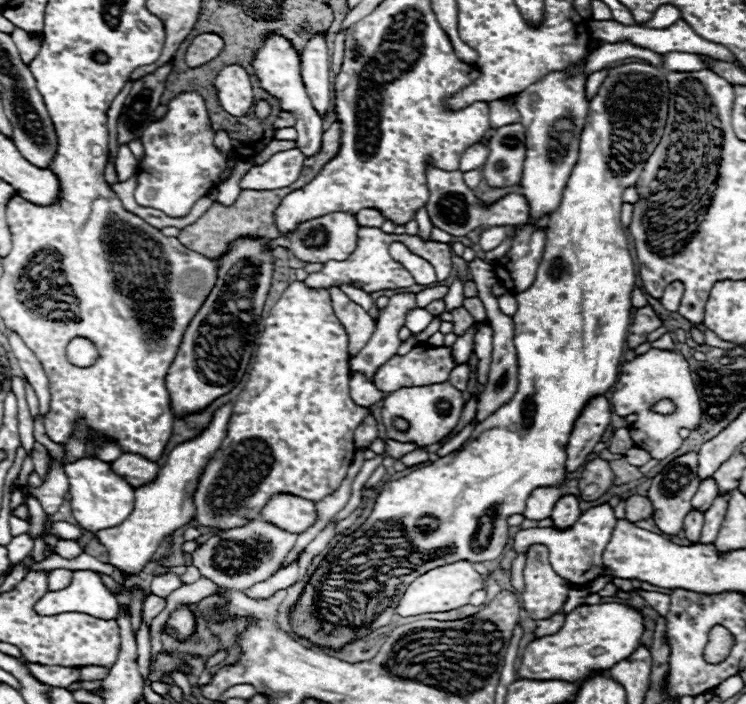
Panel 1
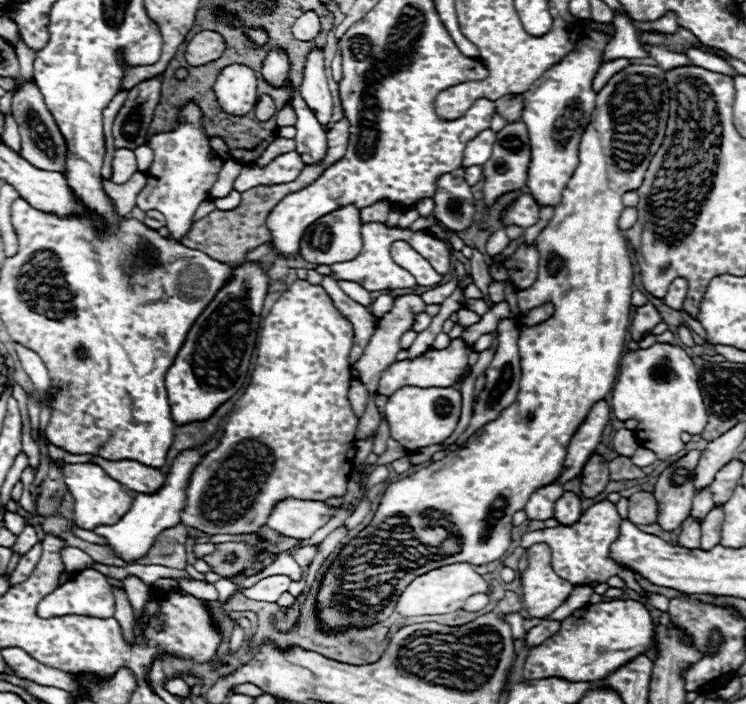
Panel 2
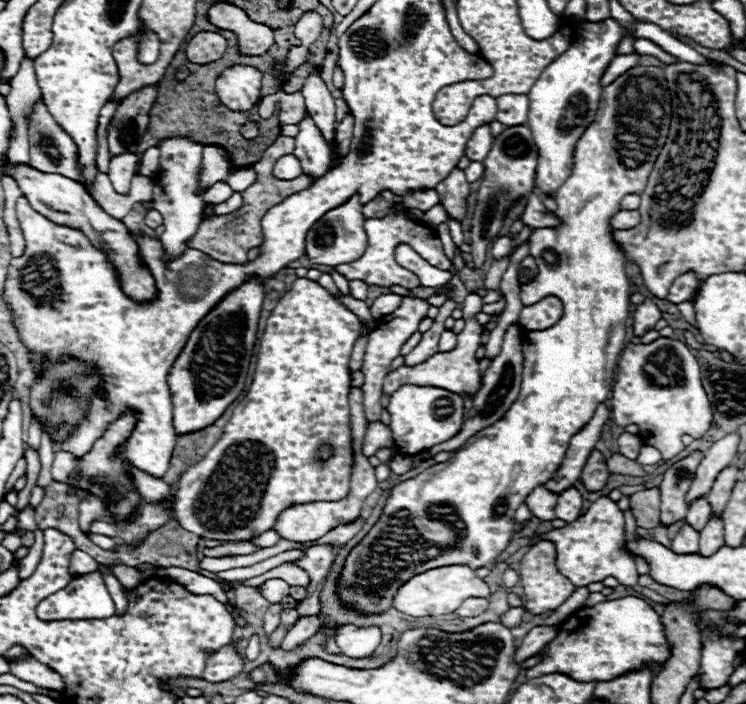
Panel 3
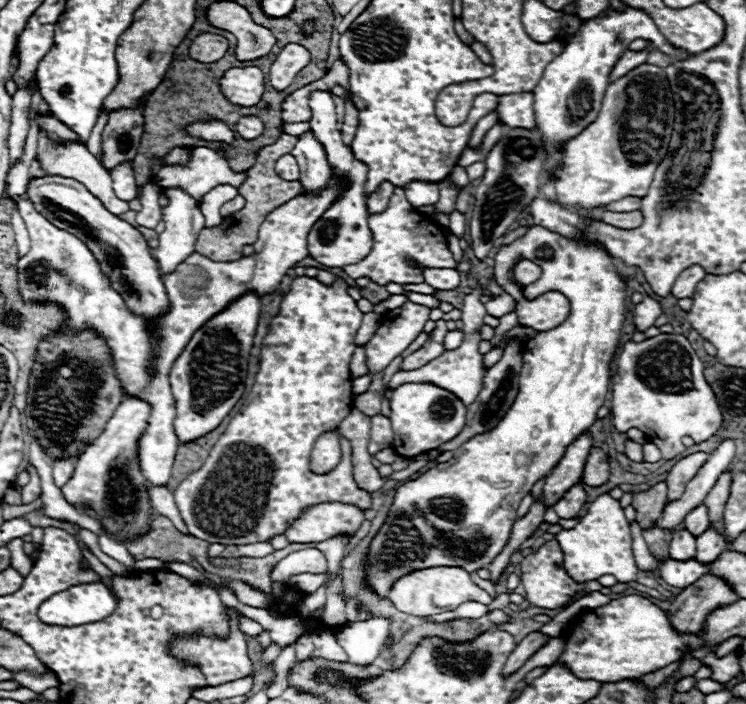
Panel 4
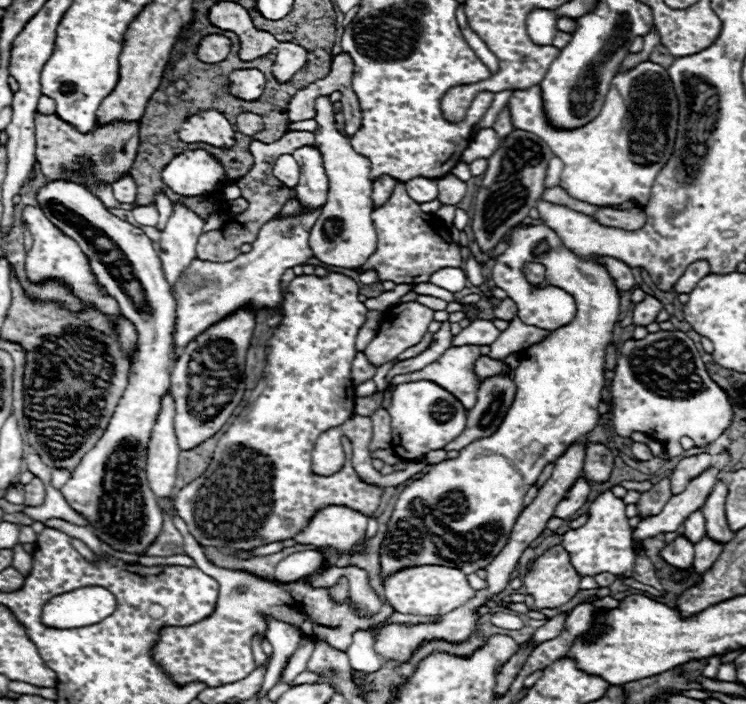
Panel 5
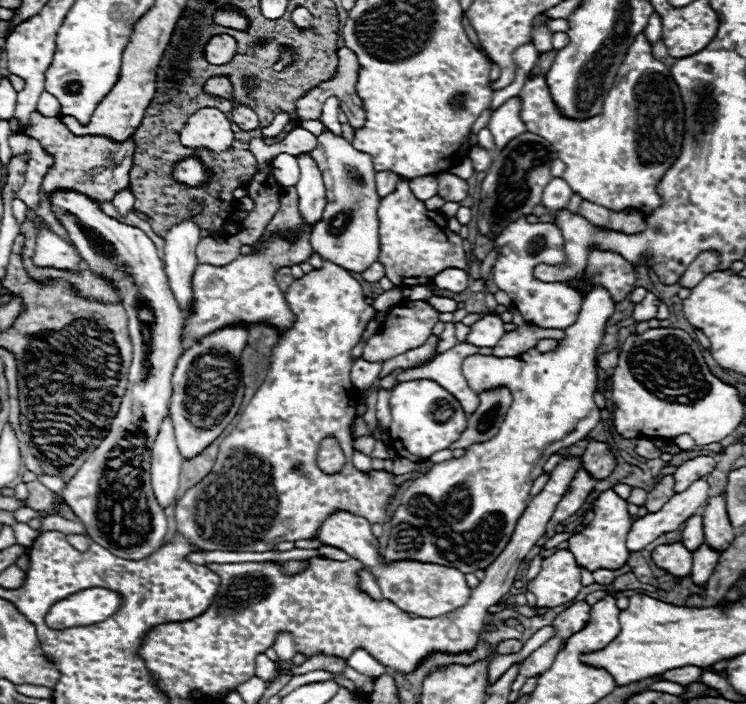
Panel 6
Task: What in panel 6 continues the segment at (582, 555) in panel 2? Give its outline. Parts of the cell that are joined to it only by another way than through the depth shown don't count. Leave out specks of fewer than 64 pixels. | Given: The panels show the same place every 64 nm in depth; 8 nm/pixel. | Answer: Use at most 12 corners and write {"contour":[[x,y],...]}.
{"contour":[[594,502],[590,526],[568,540],[578,566],[616,570],[628,560],[628,502]]}

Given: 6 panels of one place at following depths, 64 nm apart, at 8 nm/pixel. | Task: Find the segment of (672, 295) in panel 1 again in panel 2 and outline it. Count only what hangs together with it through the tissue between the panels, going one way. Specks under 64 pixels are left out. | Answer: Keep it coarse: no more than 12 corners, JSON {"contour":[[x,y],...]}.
{"contour":[[676,278],[670,284],[664,302],[670,308],[680,310],[688,280]]}

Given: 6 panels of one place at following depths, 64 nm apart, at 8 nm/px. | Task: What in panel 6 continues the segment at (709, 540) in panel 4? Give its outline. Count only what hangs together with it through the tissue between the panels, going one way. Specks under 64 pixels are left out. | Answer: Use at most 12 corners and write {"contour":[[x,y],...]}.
{"contour":[[706,544],[694,552],[692,582],[704,588],[720,554]]}

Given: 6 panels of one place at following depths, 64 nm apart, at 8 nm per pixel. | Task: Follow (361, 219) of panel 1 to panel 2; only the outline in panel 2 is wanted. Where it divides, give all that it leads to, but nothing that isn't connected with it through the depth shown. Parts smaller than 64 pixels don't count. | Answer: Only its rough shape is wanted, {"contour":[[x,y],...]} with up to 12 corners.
{"contour":[[376,202],[360,210],[362,222],[386,222],[392,204]]}

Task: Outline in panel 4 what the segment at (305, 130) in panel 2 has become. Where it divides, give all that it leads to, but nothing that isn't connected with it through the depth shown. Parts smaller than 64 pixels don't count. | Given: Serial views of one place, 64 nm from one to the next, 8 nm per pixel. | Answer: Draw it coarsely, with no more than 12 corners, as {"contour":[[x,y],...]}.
{"contour":[[312,132],[290,152],[300,166],[302,194],[326,188],[330,166]]}

